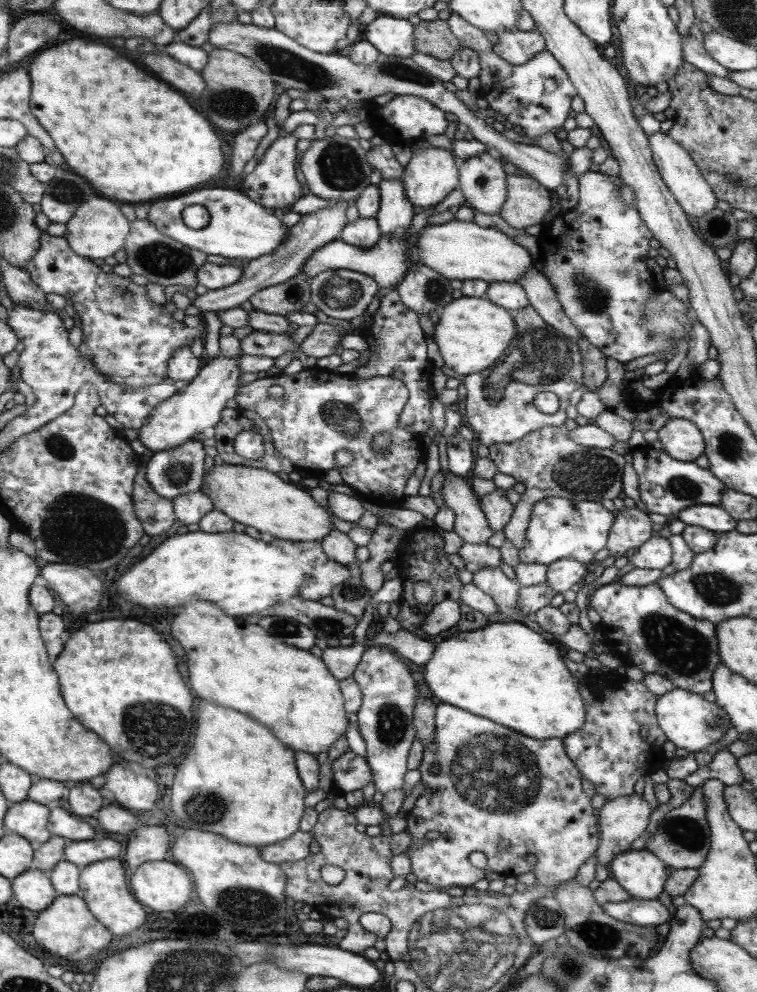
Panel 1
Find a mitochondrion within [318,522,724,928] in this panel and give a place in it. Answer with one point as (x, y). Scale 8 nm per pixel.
(492, 771)

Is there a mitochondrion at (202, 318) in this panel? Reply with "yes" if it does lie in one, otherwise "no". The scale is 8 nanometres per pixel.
no

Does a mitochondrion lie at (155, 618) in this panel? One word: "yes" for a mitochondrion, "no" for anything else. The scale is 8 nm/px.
no

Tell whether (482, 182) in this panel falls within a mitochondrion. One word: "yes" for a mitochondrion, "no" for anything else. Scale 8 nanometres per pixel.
yes

